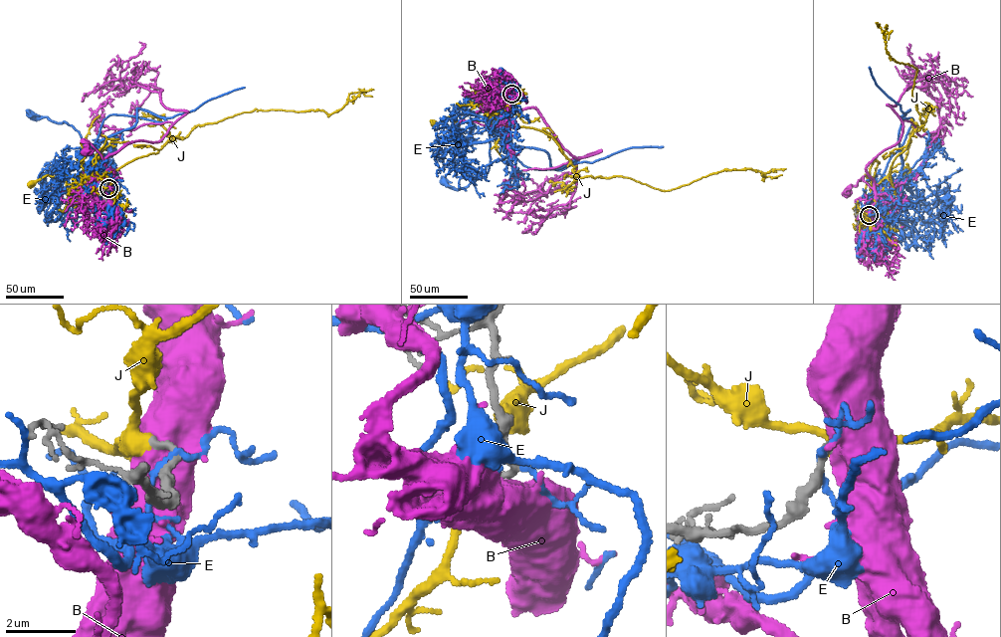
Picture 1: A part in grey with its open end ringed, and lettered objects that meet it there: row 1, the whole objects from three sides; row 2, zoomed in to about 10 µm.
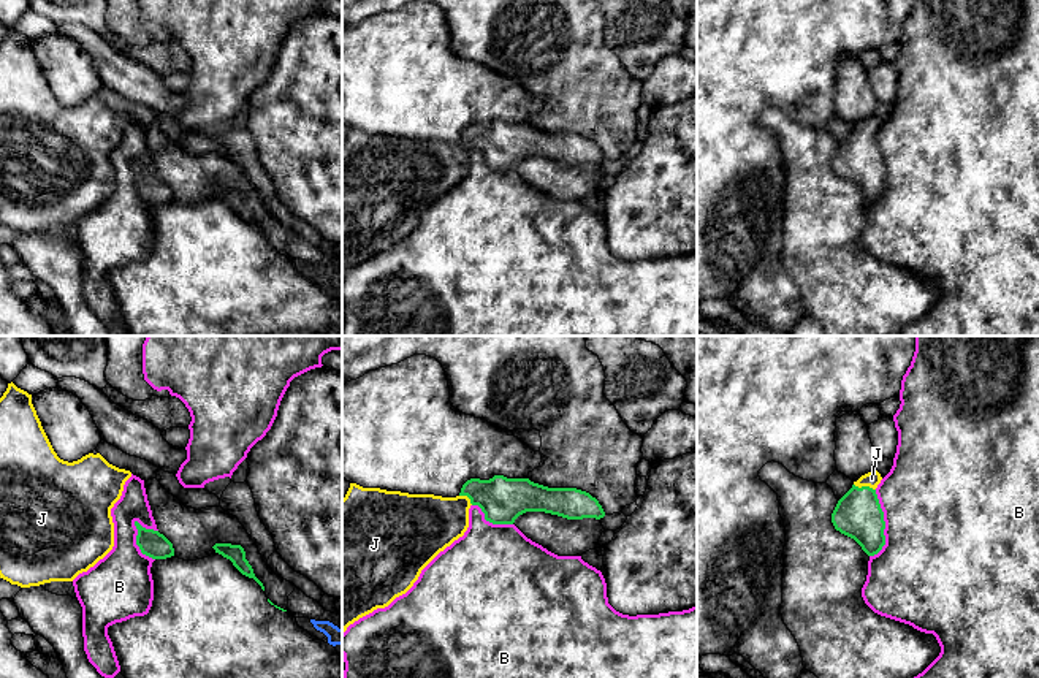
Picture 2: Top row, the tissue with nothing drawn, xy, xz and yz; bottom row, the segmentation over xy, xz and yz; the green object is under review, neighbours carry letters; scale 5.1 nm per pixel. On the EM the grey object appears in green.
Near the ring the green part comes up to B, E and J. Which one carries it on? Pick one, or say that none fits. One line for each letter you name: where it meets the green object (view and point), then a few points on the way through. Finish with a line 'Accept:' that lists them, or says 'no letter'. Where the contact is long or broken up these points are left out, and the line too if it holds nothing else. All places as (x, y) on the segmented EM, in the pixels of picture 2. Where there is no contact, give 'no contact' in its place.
J: contact yz (865, 487); way yz (859, 515), (865, 487), (871, 479)
Accept: J

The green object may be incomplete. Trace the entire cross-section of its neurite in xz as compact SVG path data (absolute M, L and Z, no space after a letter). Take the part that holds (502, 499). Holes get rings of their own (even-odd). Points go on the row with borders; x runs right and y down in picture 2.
M494 475L489 480L470 478L456 497L409 494L350 483L342 499L342 634L360 618L388 607L396 597L405 594L418 580L421 570L440 551L464 535L469 528L469 508L472 505L478 505L485 513L485 520L493 524L513 524L526 512L545 512L567 520L600 520L605 516L602 505L589 493L577 488L548 488L529 478L507 478L504 475Z

